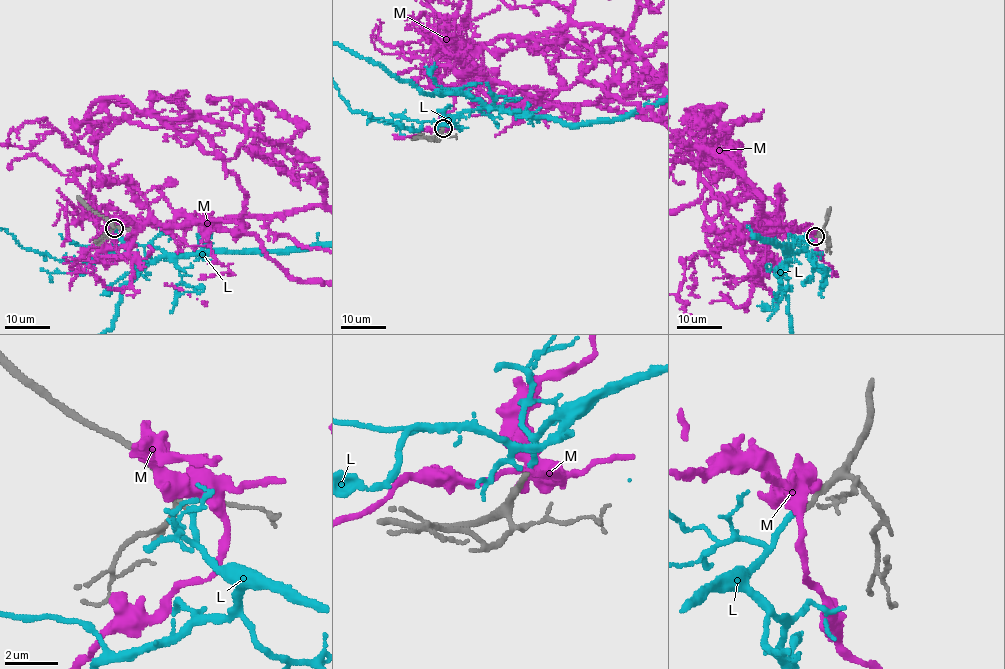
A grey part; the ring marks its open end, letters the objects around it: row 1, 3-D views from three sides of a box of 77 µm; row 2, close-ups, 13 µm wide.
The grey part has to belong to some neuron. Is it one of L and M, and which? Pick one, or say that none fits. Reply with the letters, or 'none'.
L

